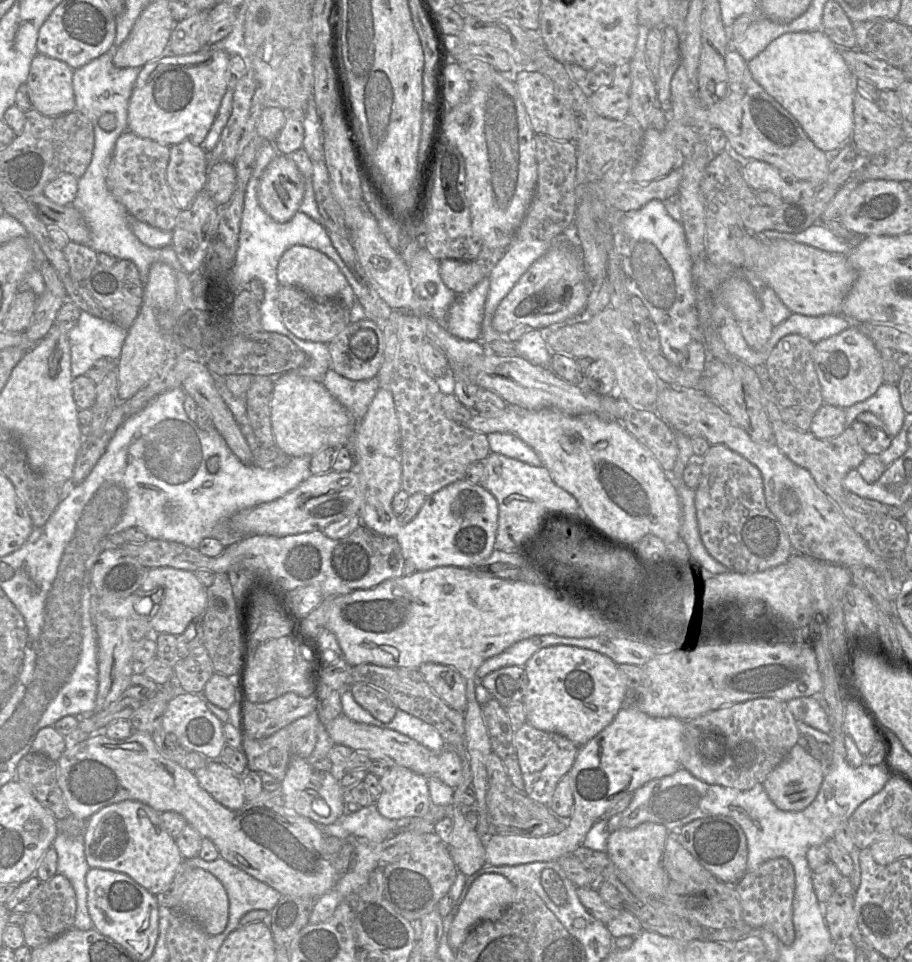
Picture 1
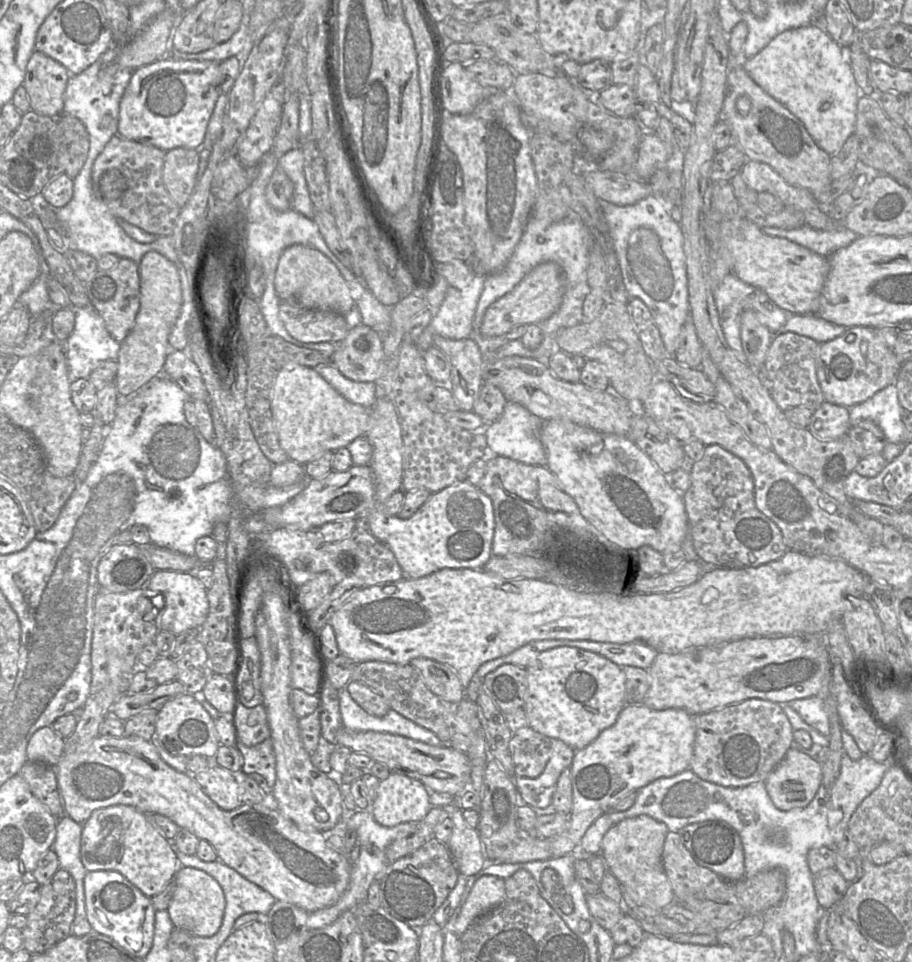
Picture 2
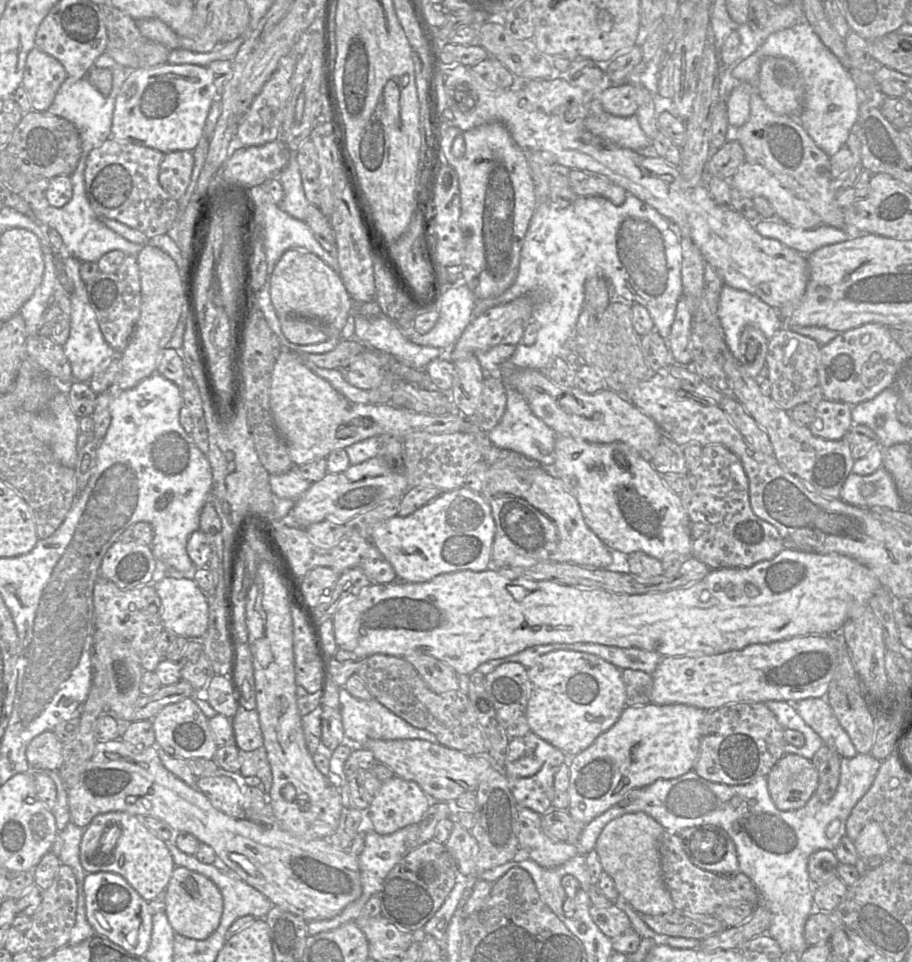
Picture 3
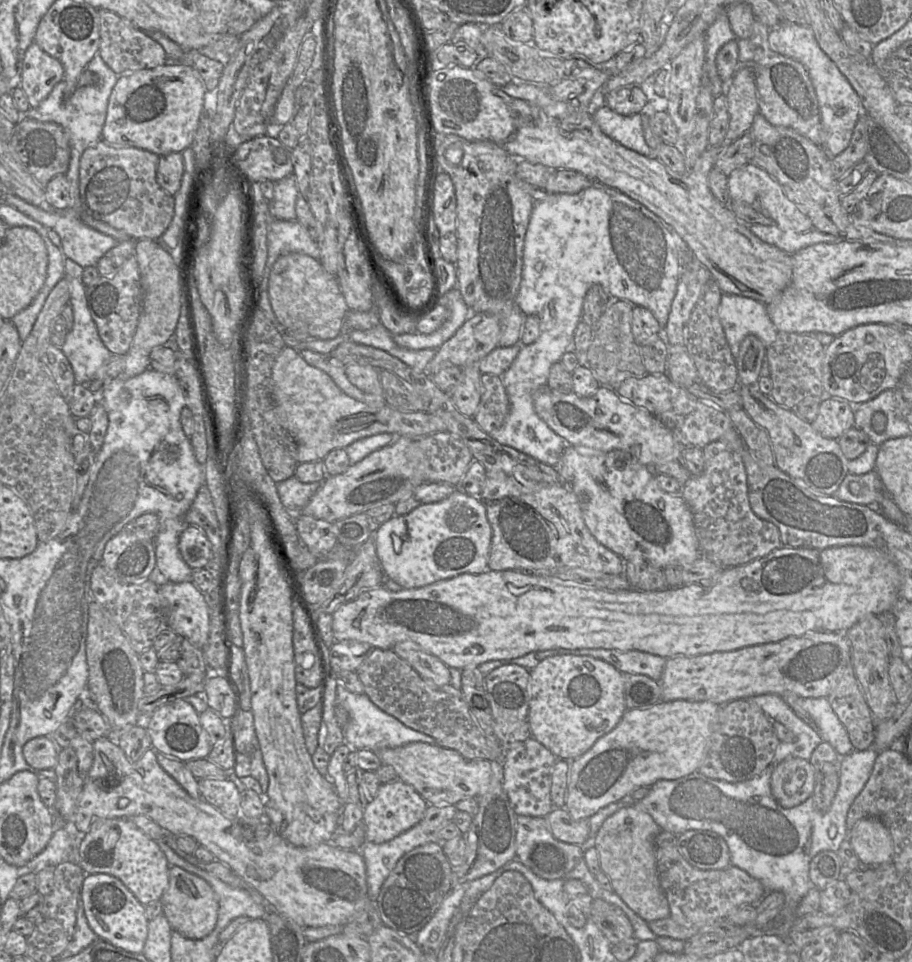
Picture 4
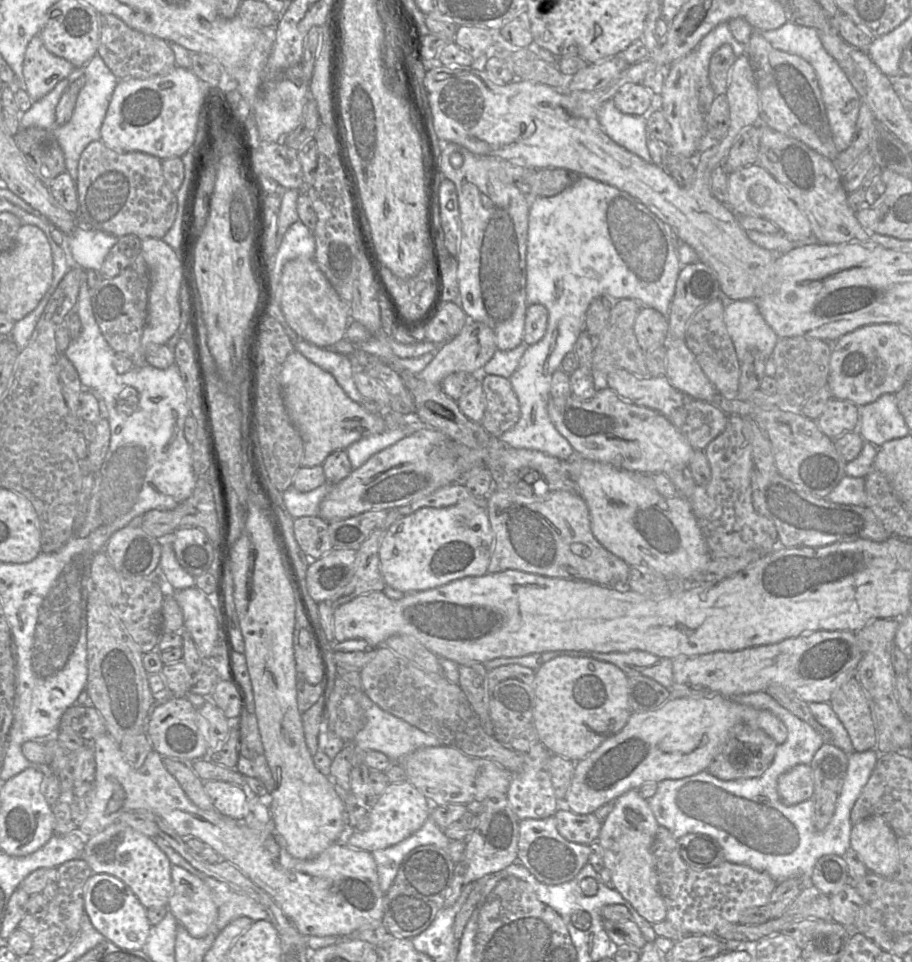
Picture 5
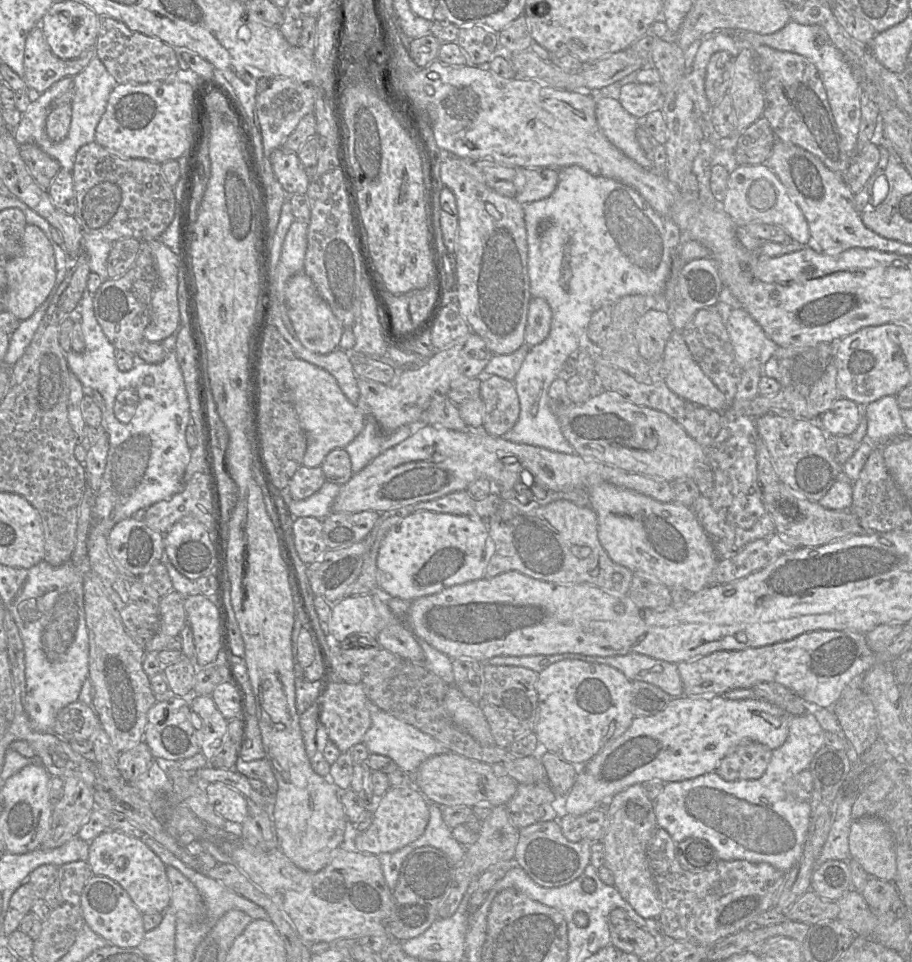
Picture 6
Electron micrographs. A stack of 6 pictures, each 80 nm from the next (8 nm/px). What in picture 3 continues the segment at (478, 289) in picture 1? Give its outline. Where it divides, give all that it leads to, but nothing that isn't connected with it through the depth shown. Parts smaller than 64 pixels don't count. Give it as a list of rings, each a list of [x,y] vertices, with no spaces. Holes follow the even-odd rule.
[[[466,285],[444,287],[435,308],[439,312],[439,318],[434,327],[425,334],[419,334],[411,326],[411,330],[402,330],[403,334],[414,344],[448,350],[474,319],[475,304],[476,297]]]

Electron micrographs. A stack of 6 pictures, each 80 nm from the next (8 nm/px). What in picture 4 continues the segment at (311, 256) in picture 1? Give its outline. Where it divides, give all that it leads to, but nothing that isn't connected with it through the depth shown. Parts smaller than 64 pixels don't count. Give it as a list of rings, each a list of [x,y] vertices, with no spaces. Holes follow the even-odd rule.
[[[301,253],[280,256],[270,271],[268,295],[278,321],[288,330],[323,340],[341,333],[348,307],[337,277],[328,273],[319,260]]]

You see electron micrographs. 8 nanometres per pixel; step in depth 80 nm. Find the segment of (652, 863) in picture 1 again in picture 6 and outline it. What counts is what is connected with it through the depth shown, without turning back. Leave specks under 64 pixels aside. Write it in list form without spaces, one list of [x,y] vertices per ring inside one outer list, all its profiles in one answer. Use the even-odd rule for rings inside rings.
[[[642,784],[631,785],[615,794],[609,800],[606,829],[601,839],[604,845],[604,866],[612,872],[614,876],[614,886],[618,889],[621,896],[644,919],[659,919],[662,911],[662,902],[659,899],[648,860],[648,845],[657,827],[654,801],[648,798]]]

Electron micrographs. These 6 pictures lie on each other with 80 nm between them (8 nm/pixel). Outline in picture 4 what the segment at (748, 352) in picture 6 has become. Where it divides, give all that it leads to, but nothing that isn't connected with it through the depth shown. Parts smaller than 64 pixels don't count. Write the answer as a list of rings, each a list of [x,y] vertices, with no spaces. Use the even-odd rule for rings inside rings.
[[[723,293],[719,318],[735,359],[746,336],[758,337],[768,348],[778,335],[766,305],[752,298]]]

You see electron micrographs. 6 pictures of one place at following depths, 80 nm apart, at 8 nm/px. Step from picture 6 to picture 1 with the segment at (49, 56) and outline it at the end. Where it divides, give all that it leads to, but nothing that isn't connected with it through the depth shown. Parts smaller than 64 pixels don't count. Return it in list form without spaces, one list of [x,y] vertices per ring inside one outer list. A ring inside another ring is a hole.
[[[38,53],[26,81],[32,108],[46,117],[74,111],[73,74],[66,63]]]

